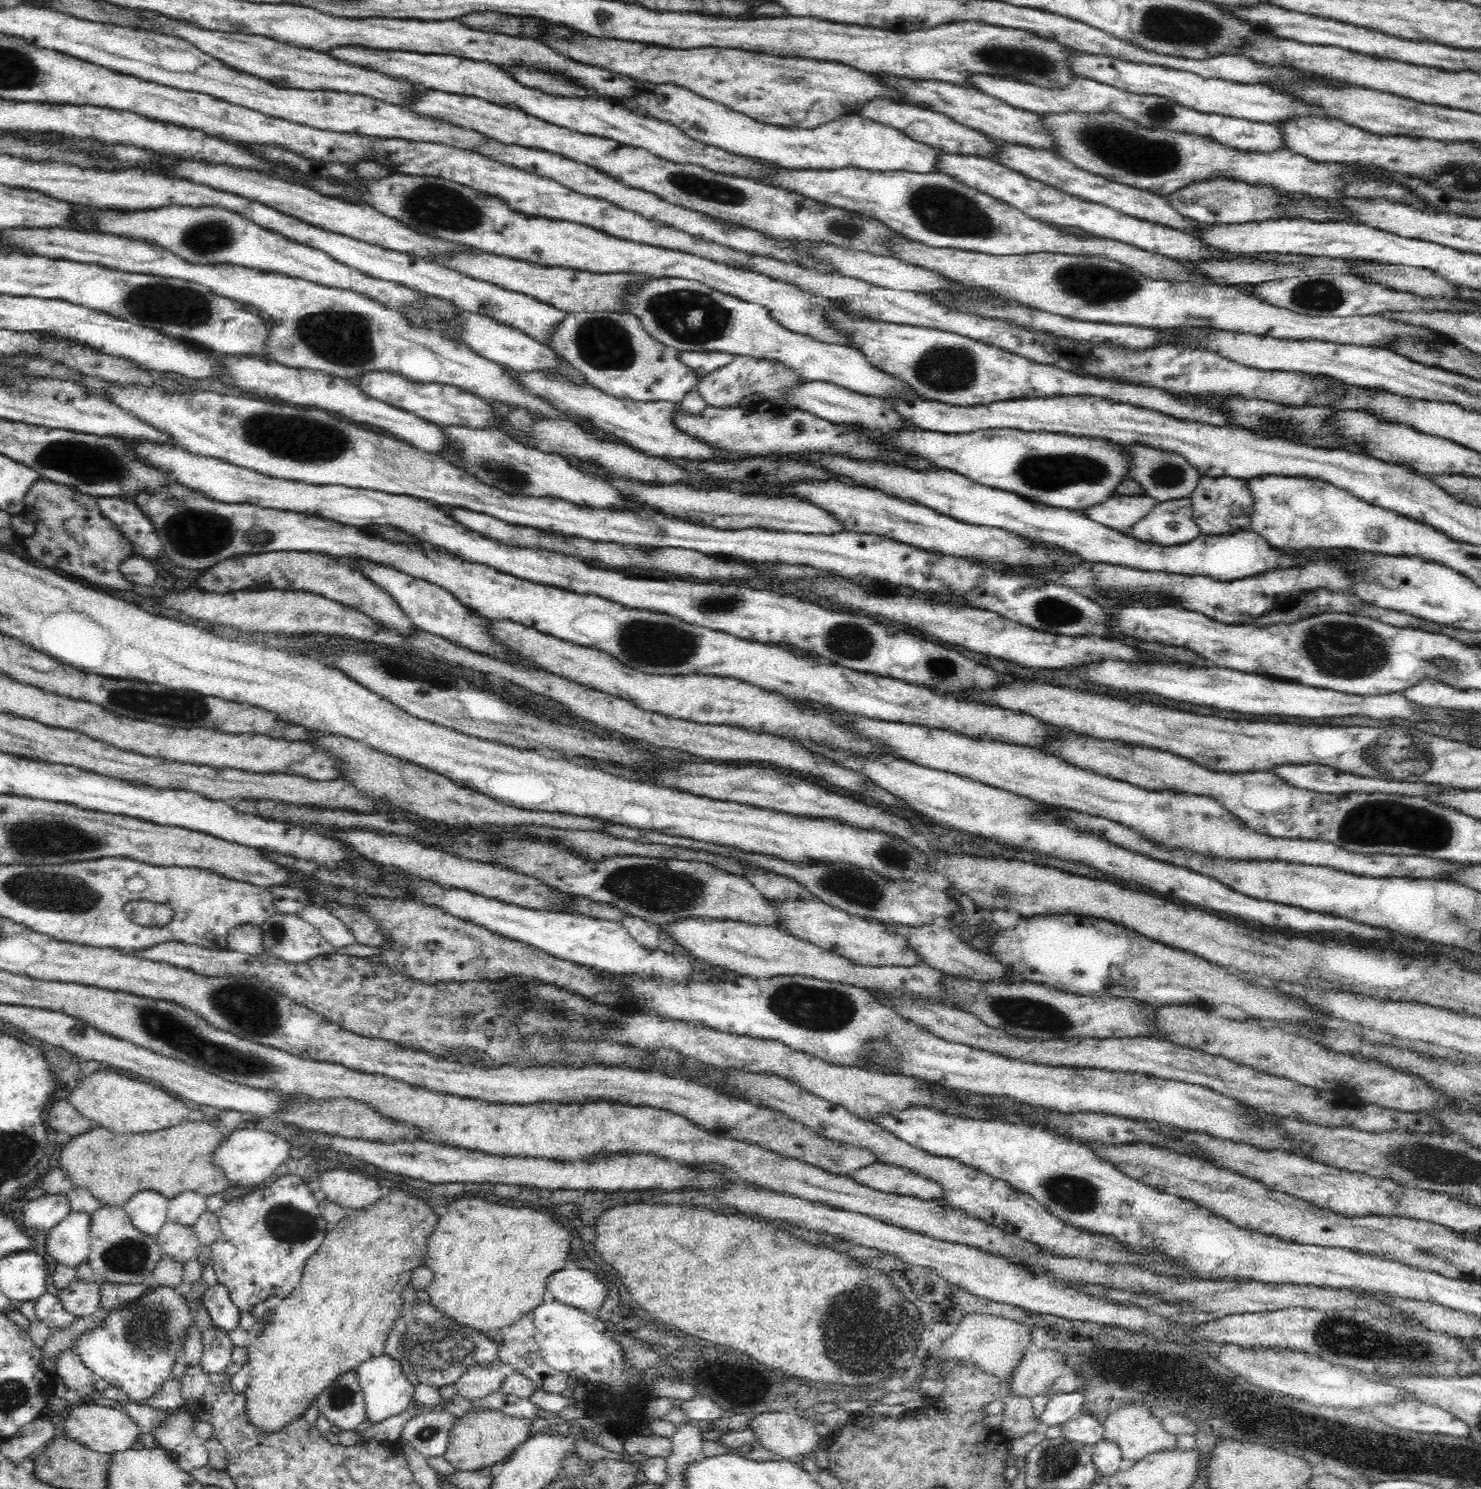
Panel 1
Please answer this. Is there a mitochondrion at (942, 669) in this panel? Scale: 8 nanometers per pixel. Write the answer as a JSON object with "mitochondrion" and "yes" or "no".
{"mitochondrion":"yes"}

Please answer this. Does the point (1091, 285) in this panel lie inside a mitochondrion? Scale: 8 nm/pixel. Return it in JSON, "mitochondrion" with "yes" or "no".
{"mitochondrion":"yes"}

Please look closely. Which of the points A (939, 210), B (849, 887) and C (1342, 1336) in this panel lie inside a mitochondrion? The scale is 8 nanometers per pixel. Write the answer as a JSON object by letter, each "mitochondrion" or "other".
{"A":"mitochondrion","B":"mitochondrion","C":"mitochondrion"}

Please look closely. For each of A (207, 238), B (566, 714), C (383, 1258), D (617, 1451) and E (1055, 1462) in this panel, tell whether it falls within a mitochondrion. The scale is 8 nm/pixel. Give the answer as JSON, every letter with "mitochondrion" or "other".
{"A":"mitochondrion","B":"other","C":"other","D":"other","E":"mitochondrion"}

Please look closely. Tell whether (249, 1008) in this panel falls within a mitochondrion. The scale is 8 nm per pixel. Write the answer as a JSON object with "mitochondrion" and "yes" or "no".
{"mitochondrion":"yes"}

